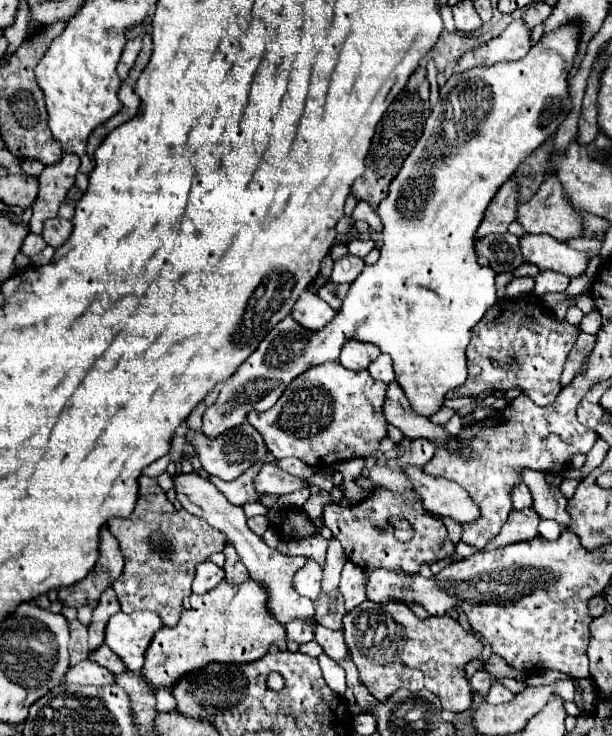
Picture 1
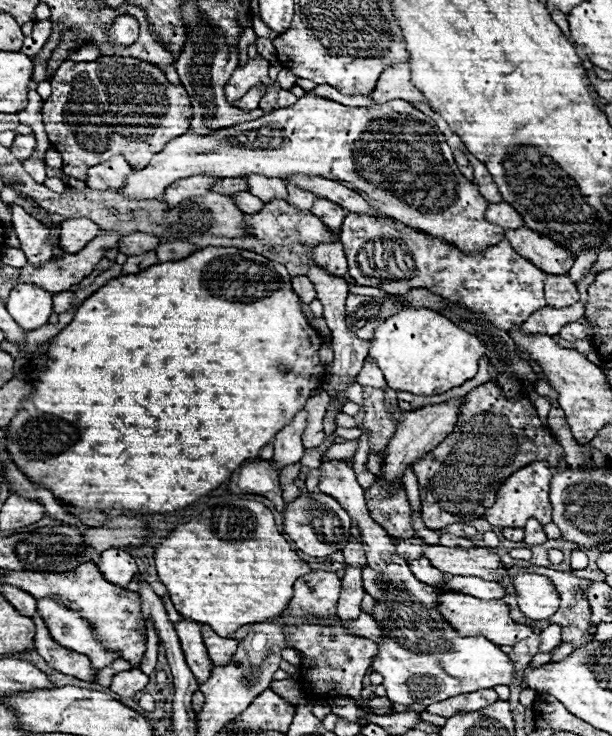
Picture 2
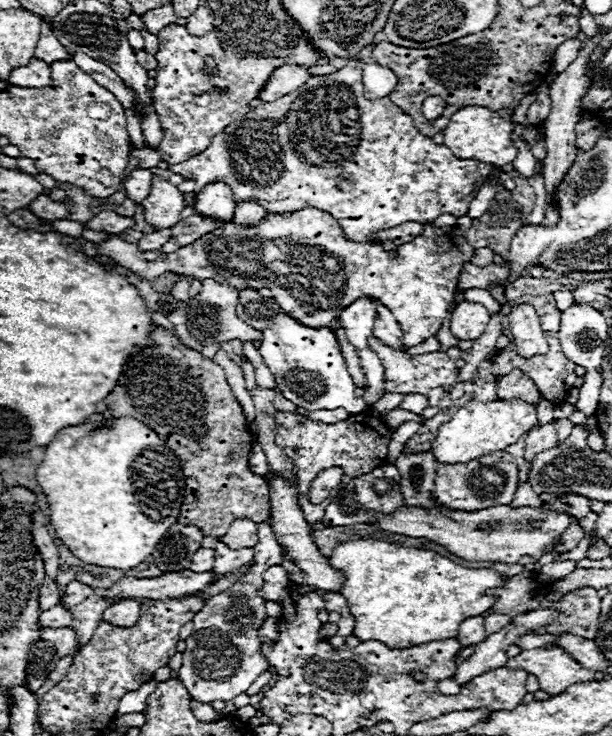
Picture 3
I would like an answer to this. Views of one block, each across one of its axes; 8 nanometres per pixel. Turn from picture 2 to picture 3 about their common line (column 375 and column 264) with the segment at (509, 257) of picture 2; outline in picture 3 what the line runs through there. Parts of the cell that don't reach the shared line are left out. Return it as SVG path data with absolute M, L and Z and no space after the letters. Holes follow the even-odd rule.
M302 208L286 214L268 214L254 226L228 224L172 254L164 254L162 250L142 252L136 244L124 242L120 236L98 242L96 248L98 254L114 258L144 280L154 280L162 272L176 272L190 274L196 280L214 278L238 290L270 288L286 314L314 328L328 326L330 310L340 312L354 300L370 294L398 318L406 346L416 346L434 336L446 318L458 276L474 256L474 248L466 242L464 232L458 226L436 228L434 224L426 224L420 236L402 244L398 256L390 258L382 244L348 242L342 228L338 228L340 224L328 212Z

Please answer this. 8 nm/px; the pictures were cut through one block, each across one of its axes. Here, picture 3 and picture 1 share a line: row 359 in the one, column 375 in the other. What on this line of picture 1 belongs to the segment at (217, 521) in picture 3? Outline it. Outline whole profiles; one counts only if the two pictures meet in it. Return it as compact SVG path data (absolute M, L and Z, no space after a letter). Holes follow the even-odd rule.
M420 66L410 76L406 88L398 94L398 102L392 102L388 106L386 114L382 116L382 120L378 122L370 152L366 156L366 172L352 184L352 196L356 196L356 200L366 200L372 208L376 208L378 202L382 198L386 198L392 178L398 174L404 158L410 154L412 146L416 144L416 140L420 138L420 134L424 130L424 122L430 114L428 94L430 94L430 84L426 80L426 68Z

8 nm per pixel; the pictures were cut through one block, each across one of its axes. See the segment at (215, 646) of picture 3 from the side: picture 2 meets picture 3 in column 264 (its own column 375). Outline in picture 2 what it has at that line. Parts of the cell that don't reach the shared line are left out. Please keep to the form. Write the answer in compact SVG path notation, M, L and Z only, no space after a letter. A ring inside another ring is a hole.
M390 564L380 574L384 574L390 586L386 598L376 600L376 608L372 612L374 620L382 626L384 638L370 670L384 676L382 686L394 704L418 702L428 706L456 694L514 684L514 664L508 654L504 654L484 636L458 636L436 610L440 592L426 586L424 582L418 582L408 564Z

